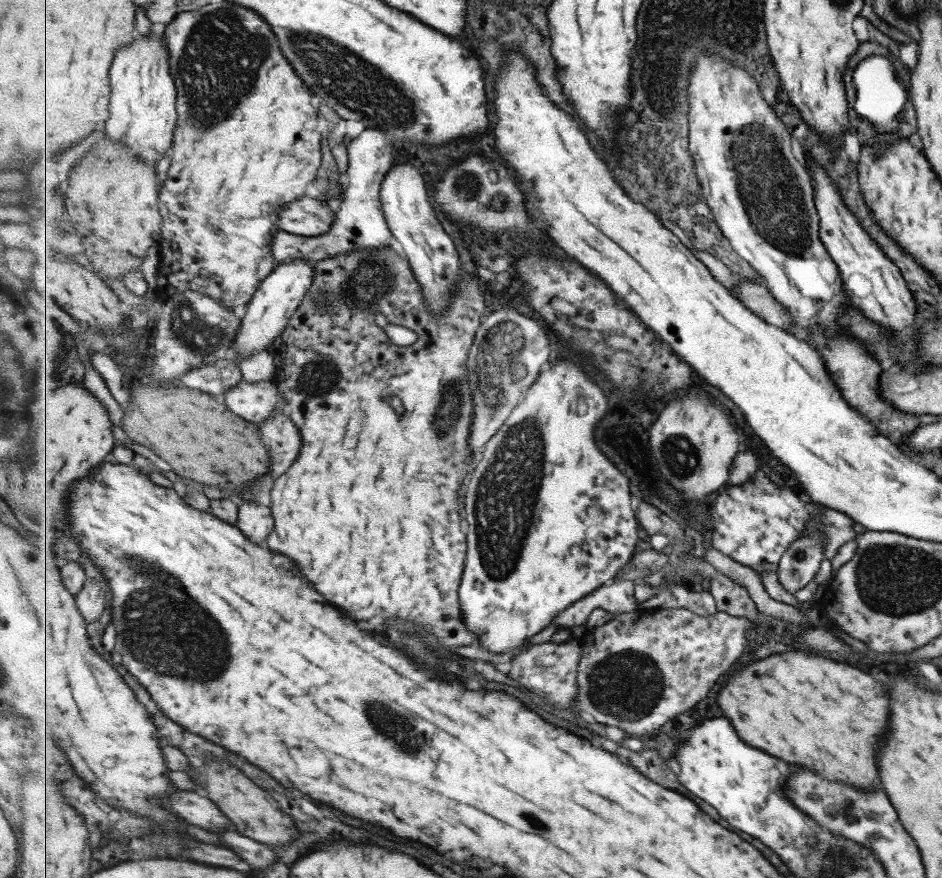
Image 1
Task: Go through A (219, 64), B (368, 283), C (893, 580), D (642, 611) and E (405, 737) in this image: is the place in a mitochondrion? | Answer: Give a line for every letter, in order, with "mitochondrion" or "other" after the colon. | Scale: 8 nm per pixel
A: mitochondrion
B: mitochondrion
C: mitochondrion
D: other
E: mitochondrion

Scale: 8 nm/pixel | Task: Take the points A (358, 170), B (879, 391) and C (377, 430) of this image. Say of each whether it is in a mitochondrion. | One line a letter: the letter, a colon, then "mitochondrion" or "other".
A: other
B: other
C: other

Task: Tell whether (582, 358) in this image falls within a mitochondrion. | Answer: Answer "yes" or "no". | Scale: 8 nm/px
no

